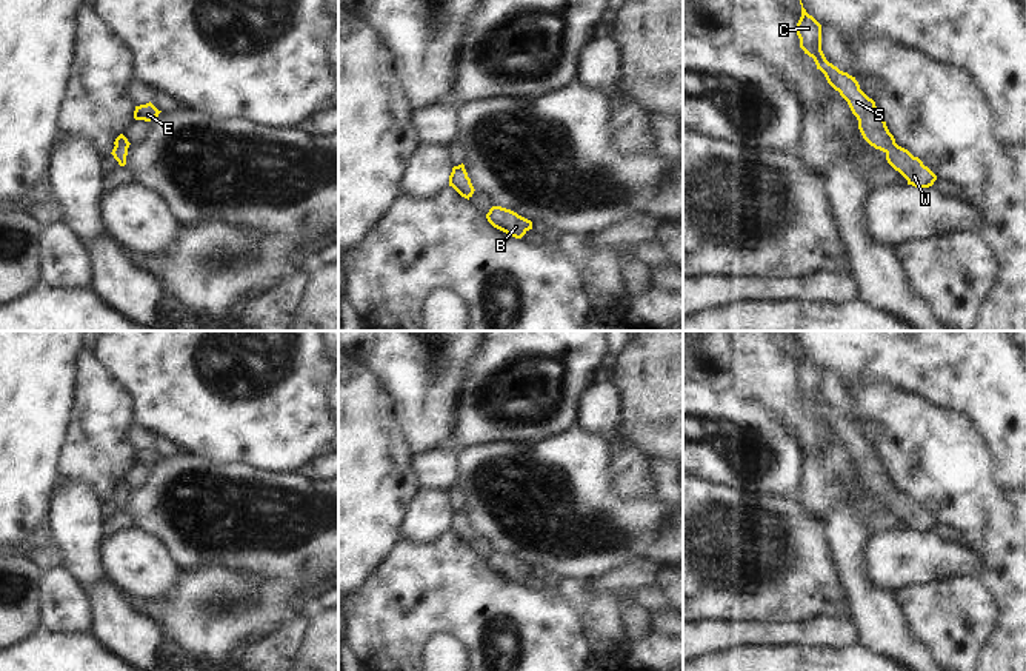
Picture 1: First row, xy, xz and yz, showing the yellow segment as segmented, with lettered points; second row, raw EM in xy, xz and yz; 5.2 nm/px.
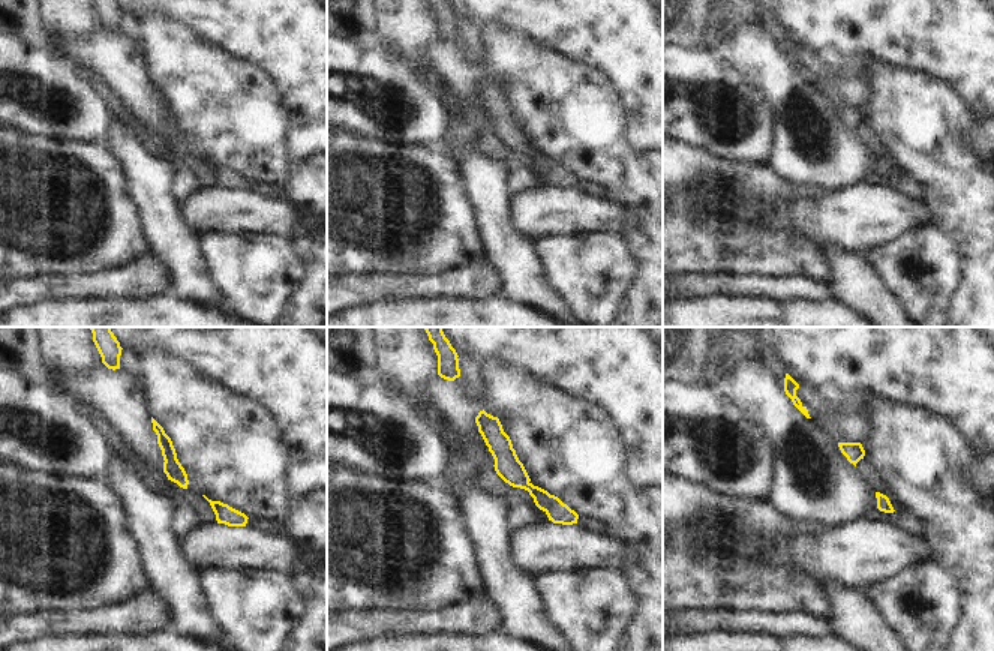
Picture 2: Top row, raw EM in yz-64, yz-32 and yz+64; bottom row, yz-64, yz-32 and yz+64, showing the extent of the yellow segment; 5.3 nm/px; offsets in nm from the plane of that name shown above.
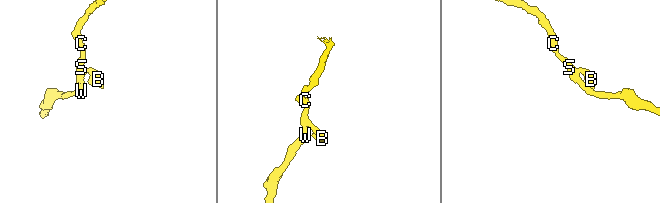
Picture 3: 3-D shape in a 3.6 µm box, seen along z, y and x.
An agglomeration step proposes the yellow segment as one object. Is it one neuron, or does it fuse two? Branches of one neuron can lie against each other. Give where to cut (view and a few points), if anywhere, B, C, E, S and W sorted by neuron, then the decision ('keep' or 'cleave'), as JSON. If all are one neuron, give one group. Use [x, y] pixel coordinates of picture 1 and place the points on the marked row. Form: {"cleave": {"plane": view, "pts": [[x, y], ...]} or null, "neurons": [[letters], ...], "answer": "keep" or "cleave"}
{"cleave": null, "neurons": [["B", "C", "E", "S", "W"]], "answer": "keep"}

